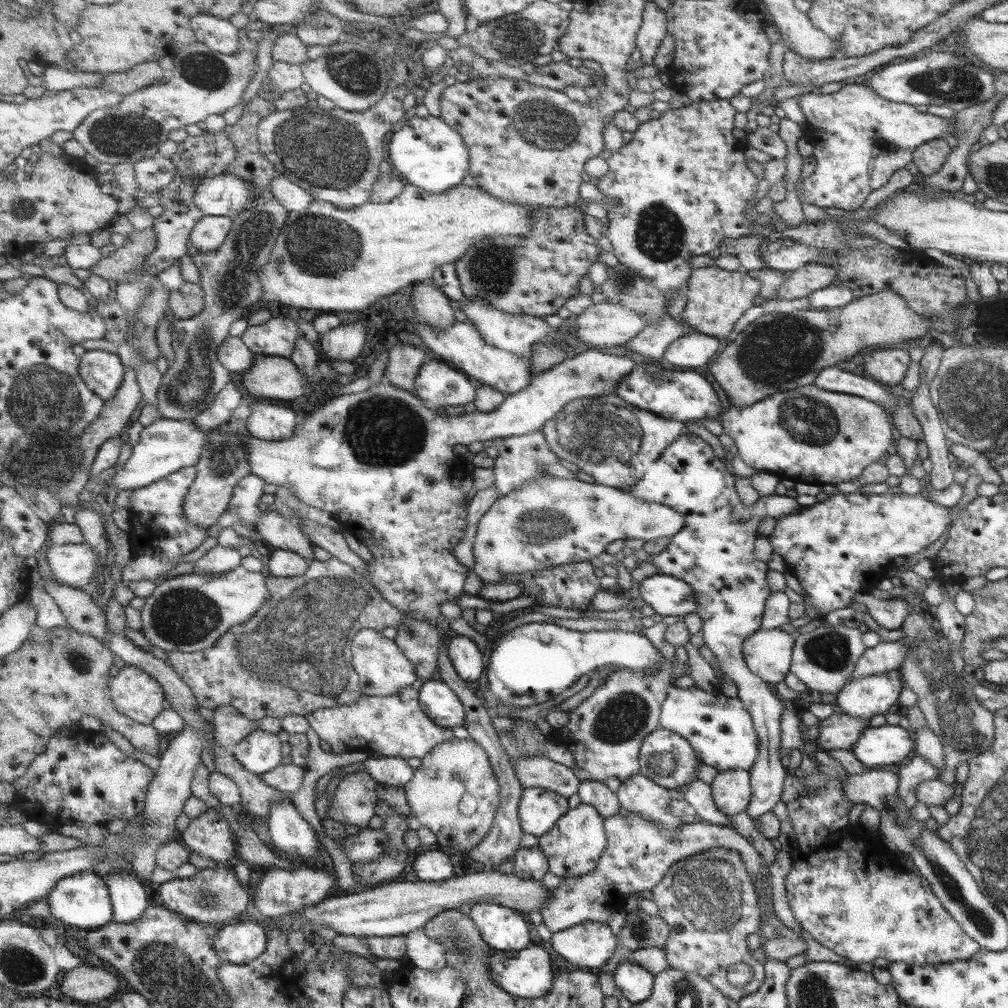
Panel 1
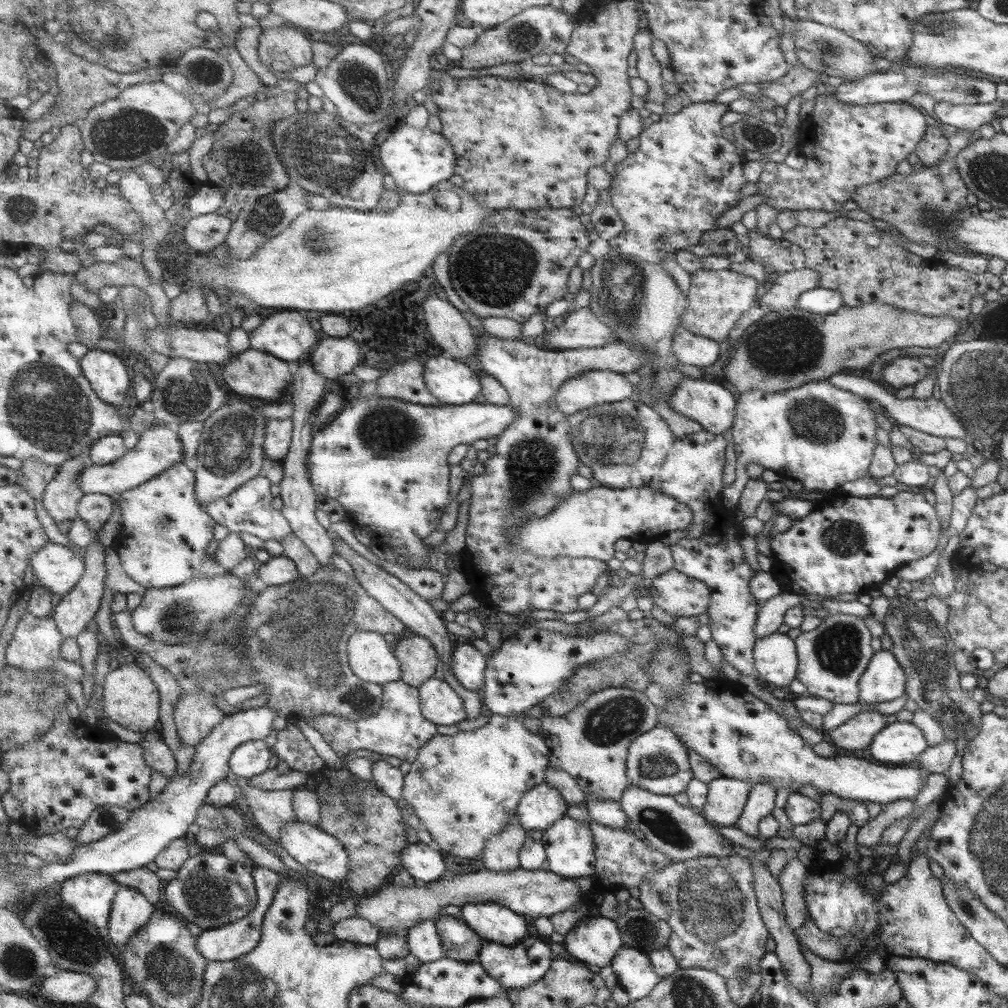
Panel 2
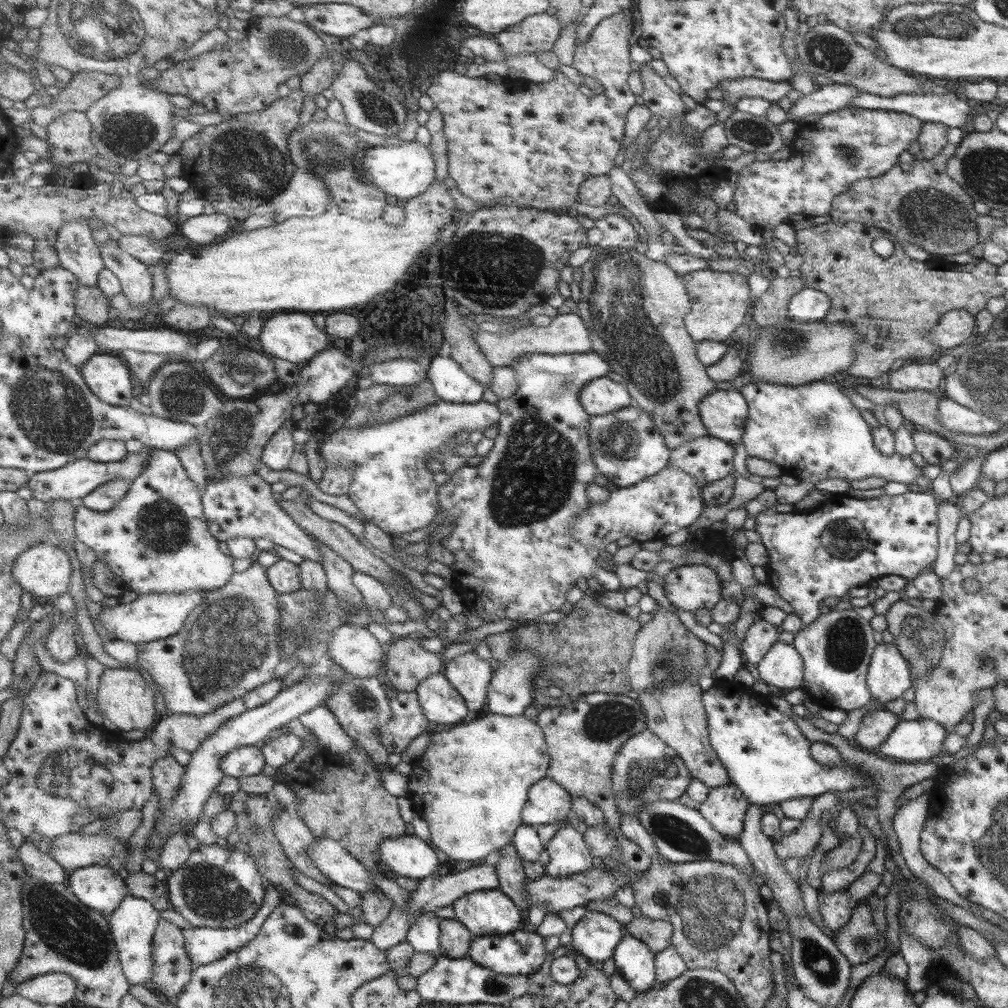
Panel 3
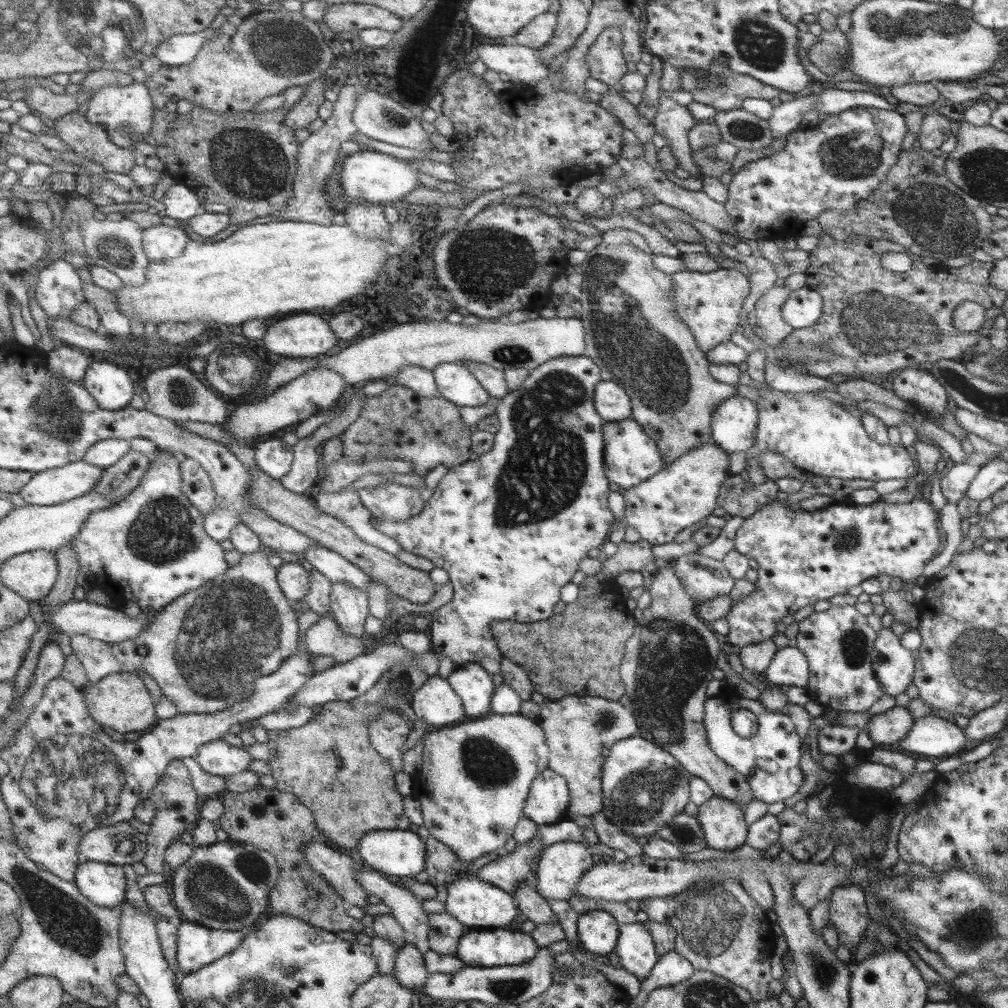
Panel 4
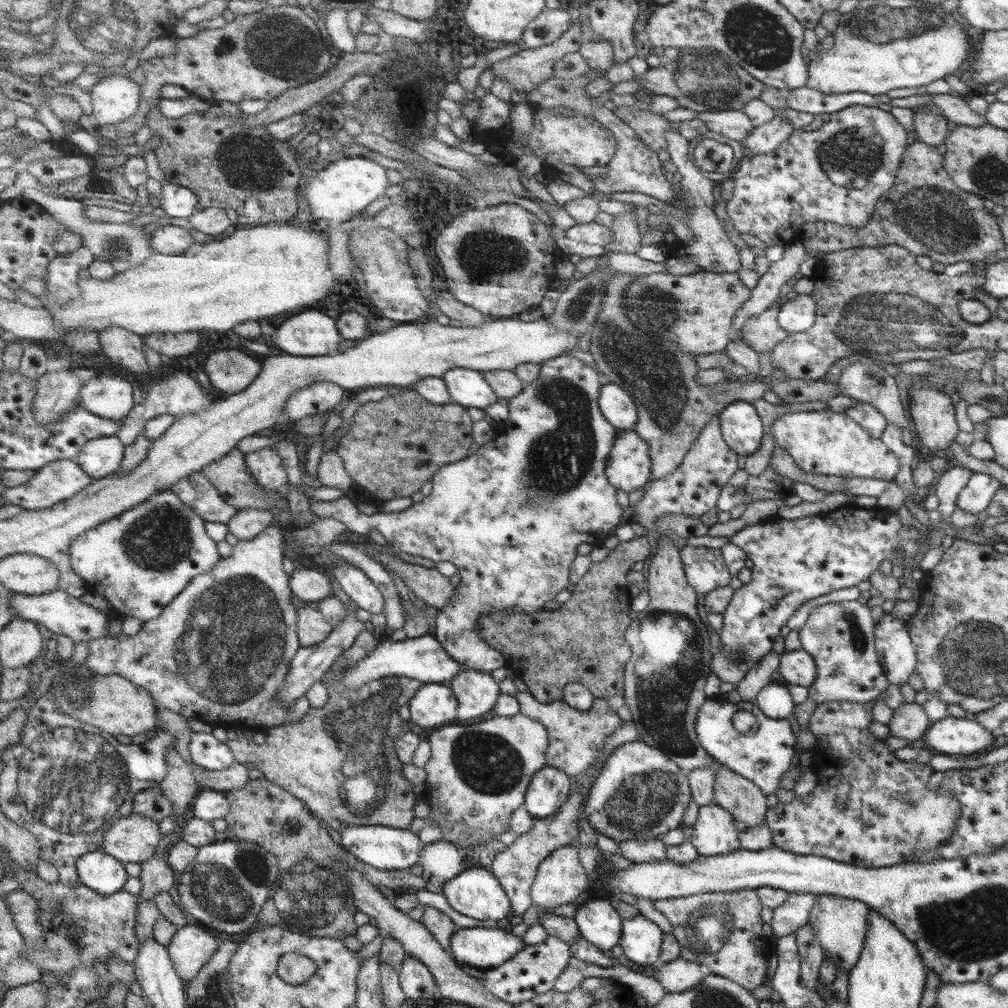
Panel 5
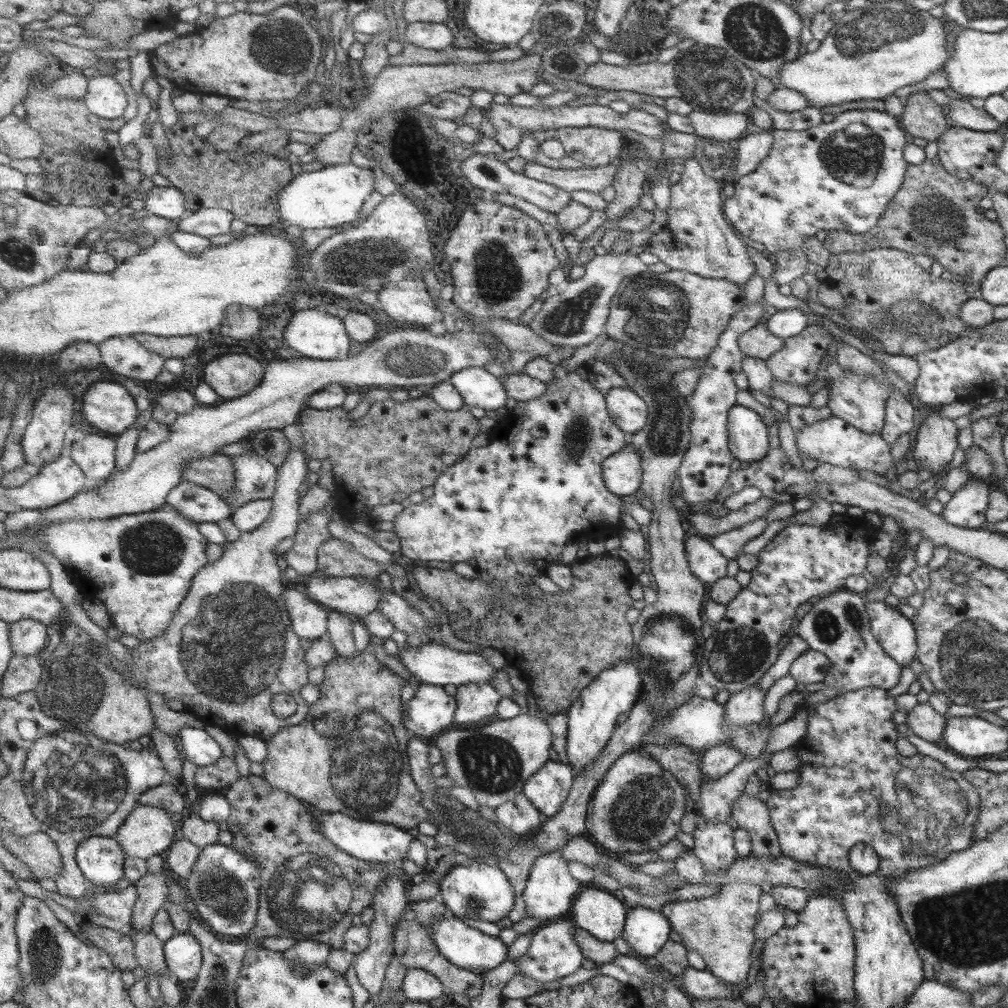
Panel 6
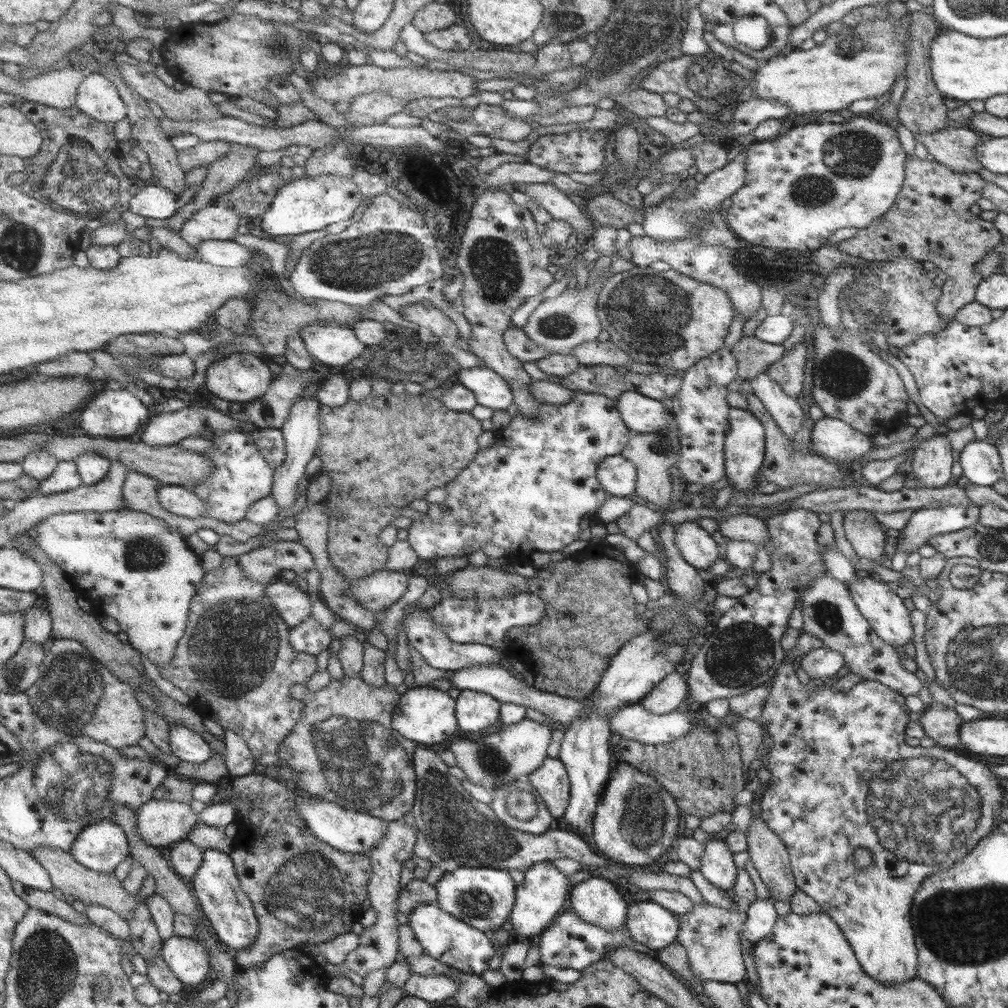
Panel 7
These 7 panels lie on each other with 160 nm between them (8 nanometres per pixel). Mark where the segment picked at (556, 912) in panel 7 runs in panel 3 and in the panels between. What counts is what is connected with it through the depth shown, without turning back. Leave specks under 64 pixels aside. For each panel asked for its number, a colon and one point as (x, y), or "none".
3: (570, 855)
4: (563, 863)
5: (561, 878)
6: (551, 892)

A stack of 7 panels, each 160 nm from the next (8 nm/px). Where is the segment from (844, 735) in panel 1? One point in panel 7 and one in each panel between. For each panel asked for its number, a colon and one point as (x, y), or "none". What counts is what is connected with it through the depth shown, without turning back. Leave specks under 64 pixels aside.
2: (856, 734)
3: (875, 727)
4: (889, 727)
5: (909, 721)
6: (922, 720)
7: (942, 724)

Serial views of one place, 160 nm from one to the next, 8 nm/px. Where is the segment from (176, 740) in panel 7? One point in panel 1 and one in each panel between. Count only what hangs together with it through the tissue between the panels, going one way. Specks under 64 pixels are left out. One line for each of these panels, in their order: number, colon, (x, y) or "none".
1: (262, 752)
2: (252, 759)
3: (247, 761)
4: (221, 758)
5: (207, 751)
6: (203, 749)

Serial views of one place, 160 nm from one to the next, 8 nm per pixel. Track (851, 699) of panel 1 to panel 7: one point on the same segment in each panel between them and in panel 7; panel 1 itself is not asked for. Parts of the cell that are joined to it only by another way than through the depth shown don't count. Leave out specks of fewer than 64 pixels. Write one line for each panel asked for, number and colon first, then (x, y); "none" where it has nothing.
2: (883, 680)
3: (889, 676)
4: (893, 665)
5: (897, 653)
6: (895, 632)
7: (889, 617)

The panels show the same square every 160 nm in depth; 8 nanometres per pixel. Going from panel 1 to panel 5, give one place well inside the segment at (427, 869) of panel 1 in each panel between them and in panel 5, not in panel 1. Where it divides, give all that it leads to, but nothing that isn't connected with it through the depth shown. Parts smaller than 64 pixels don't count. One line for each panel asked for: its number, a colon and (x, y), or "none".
2: (425, 863)
3: (409, 856)
4: (397, 853)
5: (387, 848)

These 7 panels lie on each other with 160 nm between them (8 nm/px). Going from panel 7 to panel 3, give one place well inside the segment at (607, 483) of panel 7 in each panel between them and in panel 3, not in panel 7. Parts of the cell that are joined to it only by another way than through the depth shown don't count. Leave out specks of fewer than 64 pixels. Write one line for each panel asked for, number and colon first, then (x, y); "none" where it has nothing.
3: (627, 446)
4: (631, 457)
5: (629, 467)
6: (623, 472)

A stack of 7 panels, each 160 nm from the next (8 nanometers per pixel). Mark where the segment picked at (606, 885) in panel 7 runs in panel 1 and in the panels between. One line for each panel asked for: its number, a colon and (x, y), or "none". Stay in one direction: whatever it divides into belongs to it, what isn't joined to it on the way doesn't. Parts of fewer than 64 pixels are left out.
1: (589, 945)
2: (595, 941)
3: (596, 937)
4: (597, 931)
5: (598, 923)
6: (602, 915)

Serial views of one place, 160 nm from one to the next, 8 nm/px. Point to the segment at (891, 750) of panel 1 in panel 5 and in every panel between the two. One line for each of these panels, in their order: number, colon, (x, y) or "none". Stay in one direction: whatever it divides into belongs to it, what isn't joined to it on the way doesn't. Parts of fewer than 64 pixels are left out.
2: (898, 742)
3: (911, 741)
4: (932, 736)
5: (951, 735)

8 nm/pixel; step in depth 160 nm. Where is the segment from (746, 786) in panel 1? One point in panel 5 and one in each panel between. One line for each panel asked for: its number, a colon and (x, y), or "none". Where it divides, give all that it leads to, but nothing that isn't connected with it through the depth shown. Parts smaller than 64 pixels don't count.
2: (727, 797)
3: (725, 807)
4: (722, 820)
5: (714, 833)

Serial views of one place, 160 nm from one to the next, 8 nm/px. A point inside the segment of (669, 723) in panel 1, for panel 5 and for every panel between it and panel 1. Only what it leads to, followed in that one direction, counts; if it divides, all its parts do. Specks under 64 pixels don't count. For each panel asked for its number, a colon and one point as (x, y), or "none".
2: (739, 734)
3: (766, 755)
4: (769, 760)
5: (764, 758)

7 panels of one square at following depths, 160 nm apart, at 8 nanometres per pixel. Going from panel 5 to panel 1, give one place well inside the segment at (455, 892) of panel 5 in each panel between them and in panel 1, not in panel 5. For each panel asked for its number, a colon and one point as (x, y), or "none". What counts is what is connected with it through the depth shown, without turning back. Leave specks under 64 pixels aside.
1: (503, 928)
2: (495, 922)
3: (487, 913)
4: (478, 904)

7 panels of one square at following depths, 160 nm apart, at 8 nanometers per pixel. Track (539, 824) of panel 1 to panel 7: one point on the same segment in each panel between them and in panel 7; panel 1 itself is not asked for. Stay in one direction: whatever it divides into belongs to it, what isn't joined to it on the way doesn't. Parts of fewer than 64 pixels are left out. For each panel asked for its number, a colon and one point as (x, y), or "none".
2: (541, 808)
3: (550, 803)
4: (550, 800)
5: (552, 788)
6: (549, 789)
7: (553, 781)

